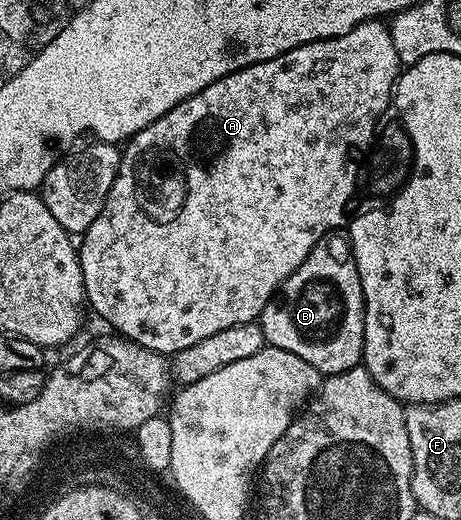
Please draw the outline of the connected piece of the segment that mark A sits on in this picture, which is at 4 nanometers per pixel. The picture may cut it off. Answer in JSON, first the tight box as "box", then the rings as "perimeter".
{"box":[79,19,403,357],"perimeter":[[[369,19],[339,37],[304,43],[271,61],[232,71],[144,127],[124,144],[119,173],[111,185],[111,193],[107,193],[107,201],[99,217],[91,221],[79,239],[83,285],[91,311],[99,318],[106,319],[120,338],[130,339],[166,357],[187,349],[187,345],[203,341],[203,337],[212,337],[222,329],[231,329],[231,325],[260,320],[261,310],[273,300],[287,277],[291,277],[291,273],[303,265],[313,246],[324,235],[346,226],[345,206],[357,187],[357,170],[360,167],[362,170],[363,160],[374,142],[377,118],[385,110],[390,110],[393,88],[397,86],[397,77],[402,70],[403,64],[399,61],[399,53],[395,53],[395,41],[388,26],[376,19]]]}

